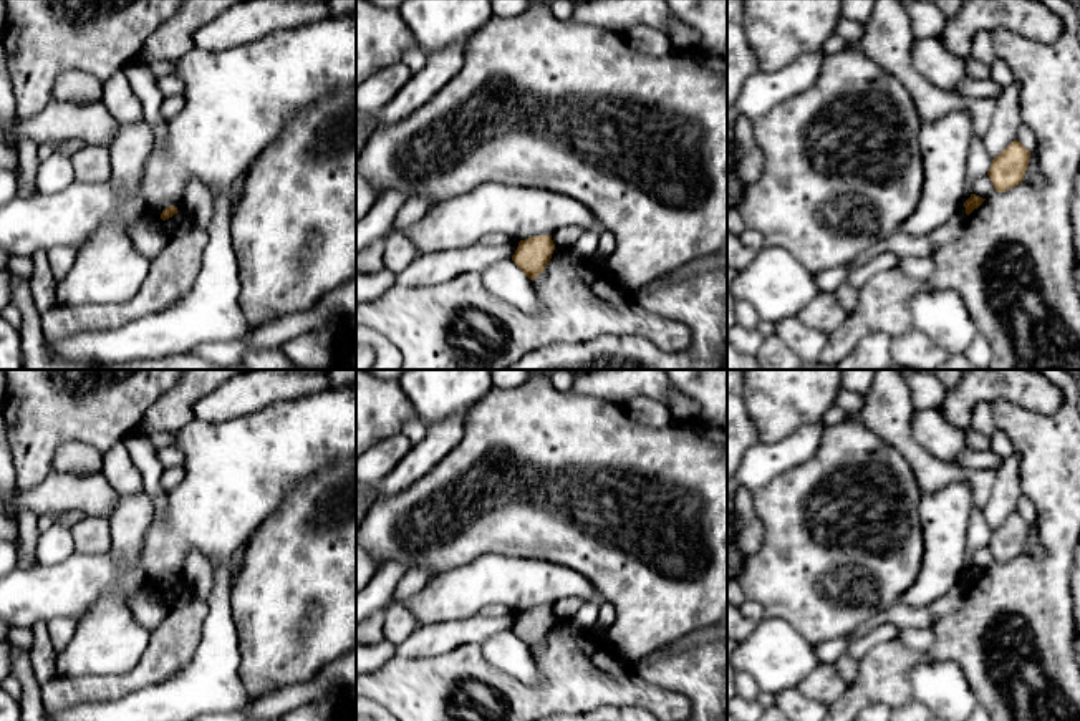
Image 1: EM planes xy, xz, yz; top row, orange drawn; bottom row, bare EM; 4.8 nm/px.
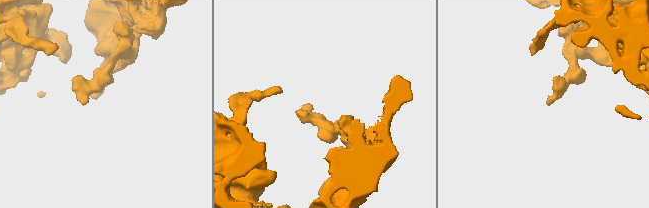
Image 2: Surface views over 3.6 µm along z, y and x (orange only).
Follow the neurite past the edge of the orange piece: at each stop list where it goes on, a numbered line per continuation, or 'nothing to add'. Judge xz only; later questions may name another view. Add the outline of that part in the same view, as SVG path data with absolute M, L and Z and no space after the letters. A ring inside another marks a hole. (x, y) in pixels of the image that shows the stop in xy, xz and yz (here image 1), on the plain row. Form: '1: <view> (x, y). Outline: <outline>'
nothing to add

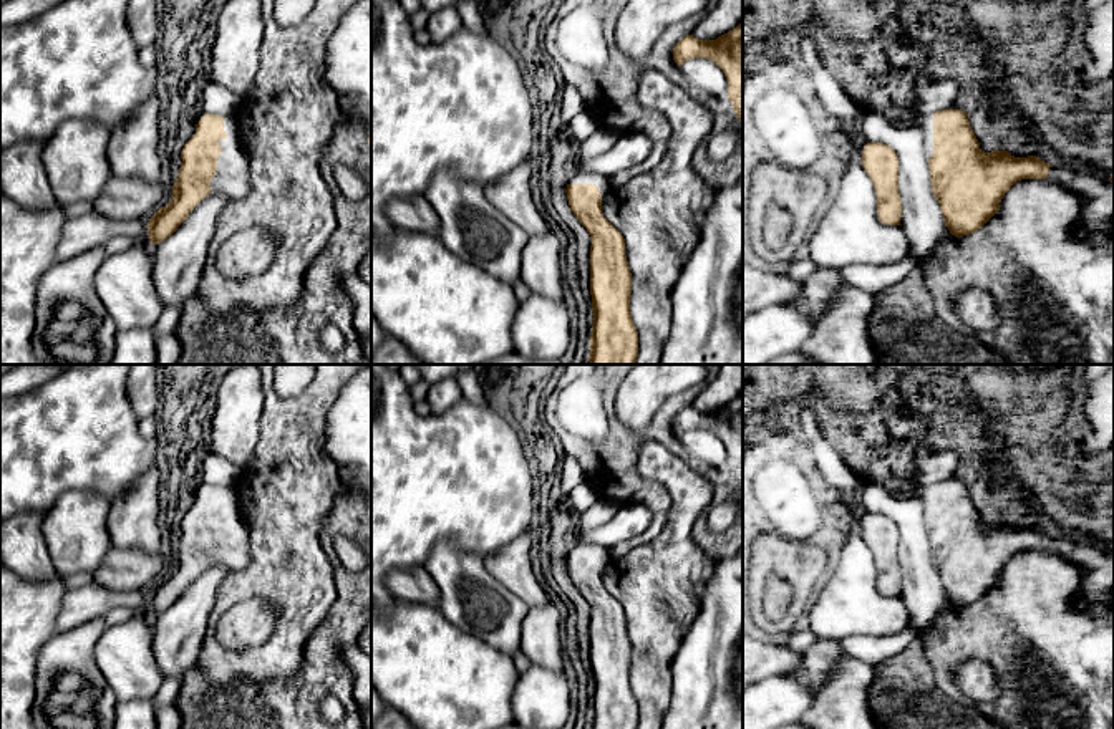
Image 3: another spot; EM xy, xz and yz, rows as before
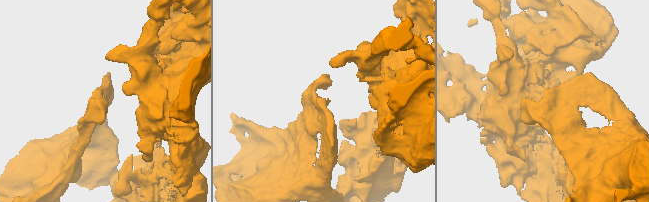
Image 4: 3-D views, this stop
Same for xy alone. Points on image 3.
1: xy (232, 550). Outline: M237 487L224 489L225 510L219 512L222 519L217 529L217 542L211 552L211 562L224 565L229 572L242 570L250 563L249 529L245 517L239 509Z

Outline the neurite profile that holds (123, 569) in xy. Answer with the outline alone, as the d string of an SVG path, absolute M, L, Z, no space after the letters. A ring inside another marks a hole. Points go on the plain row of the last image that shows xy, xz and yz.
M113 548L93 572L93 582L103 588L151 590L164 570L164 555L159 552L146 553L134 548Z

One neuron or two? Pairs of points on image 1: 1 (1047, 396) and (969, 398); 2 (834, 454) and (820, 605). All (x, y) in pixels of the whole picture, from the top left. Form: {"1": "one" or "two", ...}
{"1": "one", "2": "one"}

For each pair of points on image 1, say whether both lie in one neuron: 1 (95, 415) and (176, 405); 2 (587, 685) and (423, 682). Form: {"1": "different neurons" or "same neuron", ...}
{"1": "different neurons", "2": "same neuron"}

